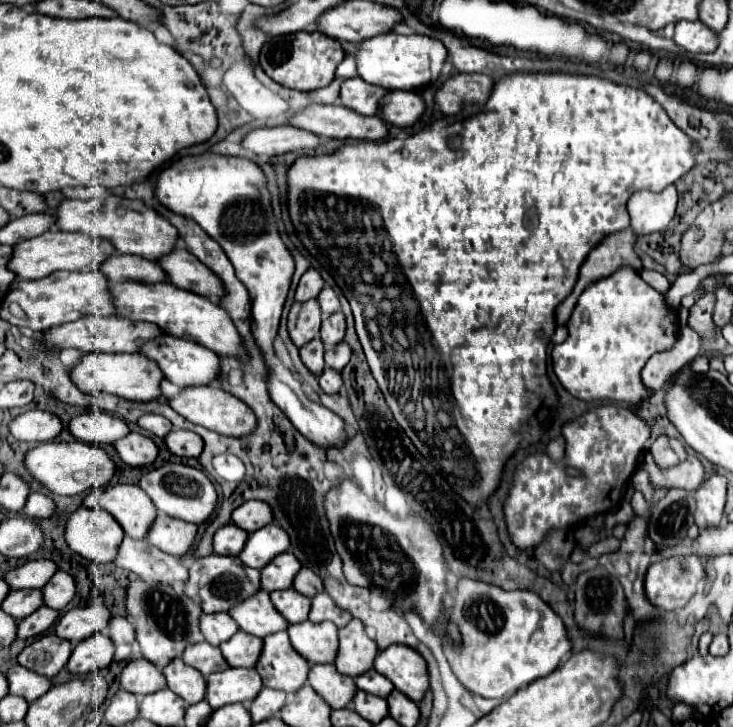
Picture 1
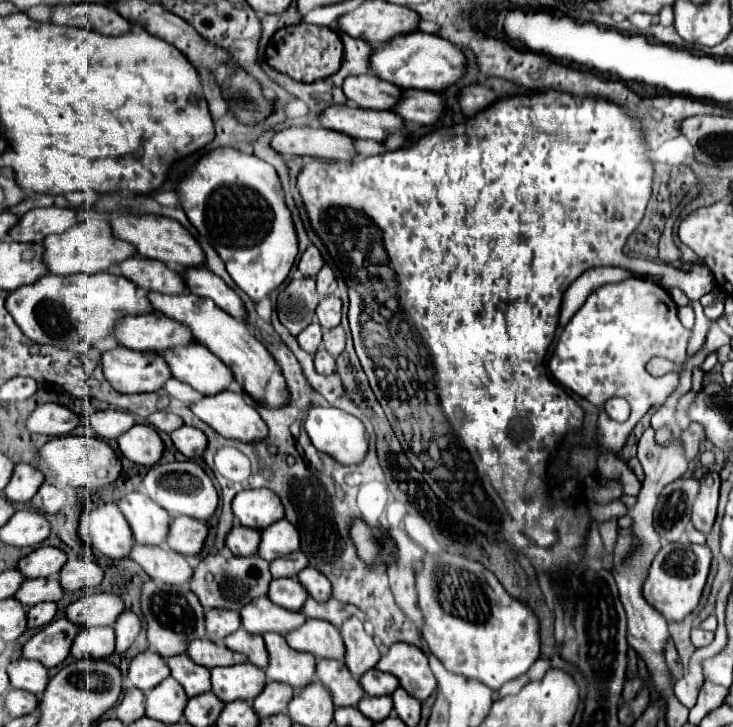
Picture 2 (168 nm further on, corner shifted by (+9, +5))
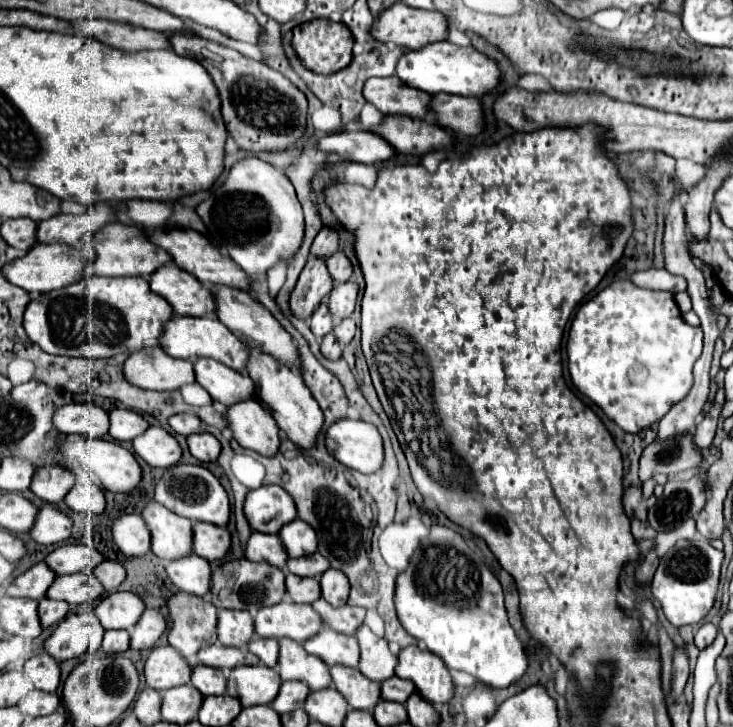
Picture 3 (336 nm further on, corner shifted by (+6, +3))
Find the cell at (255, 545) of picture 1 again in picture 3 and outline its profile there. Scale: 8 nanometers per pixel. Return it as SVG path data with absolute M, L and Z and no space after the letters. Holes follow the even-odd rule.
M295 519L283 525L279 535L283 539L283 545L287 547L289 557L303 557L317 551L317 533L305 521Z

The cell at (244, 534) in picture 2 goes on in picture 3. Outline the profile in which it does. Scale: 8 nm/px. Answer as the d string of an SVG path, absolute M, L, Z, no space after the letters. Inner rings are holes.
M253 533L245 555L249 561L261 561L267 565L275 565L279 569L283 569L283 565L287 565L287 549L283 549L283 543L279 541L279 535L263 535L263 533Z

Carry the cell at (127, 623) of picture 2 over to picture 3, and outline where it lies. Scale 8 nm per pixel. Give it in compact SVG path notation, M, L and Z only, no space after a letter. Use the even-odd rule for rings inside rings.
M147 609L131 631L131 649L151 649L167 629L165 617L157 609Z

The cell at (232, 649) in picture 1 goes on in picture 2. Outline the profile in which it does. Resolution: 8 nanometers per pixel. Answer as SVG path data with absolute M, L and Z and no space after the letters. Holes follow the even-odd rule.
M238 629L232 635L224 637L224 645L230 651L246 655L252 665L256 665L260 669L266 669L268 653L266 653L266 647L264 647L264 639L260 635L252 635L252 633L244 631L244 629Z

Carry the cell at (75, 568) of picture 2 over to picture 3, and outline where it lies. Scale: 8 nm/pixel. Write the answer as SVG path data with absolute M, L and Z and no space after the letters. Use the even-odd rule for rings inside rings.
M103 561L103 565L99 565L95 569L95 575L103 583L103 587L109 593L113 593L125 581L125 567L117 561Z

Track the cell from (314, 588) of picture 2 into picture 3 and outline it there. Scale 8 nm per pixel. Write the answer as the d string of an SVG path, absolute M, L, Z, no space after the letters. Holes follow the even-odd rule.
M329 569L321 575L323 599L327 603L331 603L333 607L341 607L347 603L349 589L351 589L351 585L349 585L345 573L339 573L339 569Z

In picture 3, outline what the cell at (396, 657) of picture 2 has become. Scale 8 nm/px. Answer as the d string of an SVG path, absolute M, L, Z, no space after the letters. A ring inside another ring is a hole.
M405 647L399 653L397 675L413 681L417 693L429 703L449 703L455 693L455 685L443 659L435 657L431 651L421 651L419 647Z

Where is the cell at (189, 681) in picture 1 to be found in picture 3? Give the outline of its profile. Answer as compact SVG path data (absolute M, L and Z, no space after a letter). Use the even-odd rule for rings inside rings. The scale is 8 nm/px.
M197 665L193 669L193 675L191 675L191 683L205 695L223 695L225 689L227 689L227 679L223 675L221 669L215 669L215 667L203 667L203 665Z

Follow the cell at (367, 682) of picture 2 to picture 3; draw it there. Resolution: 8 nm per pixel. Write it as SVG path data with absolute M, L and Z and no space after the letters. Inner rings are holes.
M391 677L387 681L381 683L381 695L387 701L395 701L395 703L403 703L407 701L407 697L415 691L415 685L411 685L411 681L401 679L401 677Z

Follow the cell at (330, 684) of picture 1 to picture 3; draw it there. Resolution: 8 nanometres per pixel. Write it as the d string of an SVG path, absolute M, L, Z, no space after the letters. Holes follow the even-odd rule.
M333 665L331 677L333 677L333 687L347 699L351 709L371 711L381 701L379 683L363 677L359 669L345 667L345 665Z

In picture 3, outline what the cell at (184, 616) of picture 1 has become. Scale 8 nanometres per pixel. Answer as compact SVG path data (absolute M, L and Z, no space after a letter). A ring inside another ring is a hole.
M179 591L171 601L169 601L169 645L175 647L183 657L193 657L205 643L211 645L217 641L217 607L211 605L211 601L197 597L197 595L189 595Z

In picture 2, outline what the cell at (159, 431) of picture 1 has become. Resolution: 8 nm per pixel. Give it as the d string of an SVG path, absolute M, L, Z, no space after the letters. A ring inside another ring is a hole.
M158 411L158 413L152 413L148 417L148 423L158 429L158 431L166 431L166 433L172 433L174 429L182 427L182 419L174 413L166 413L166 411Z

